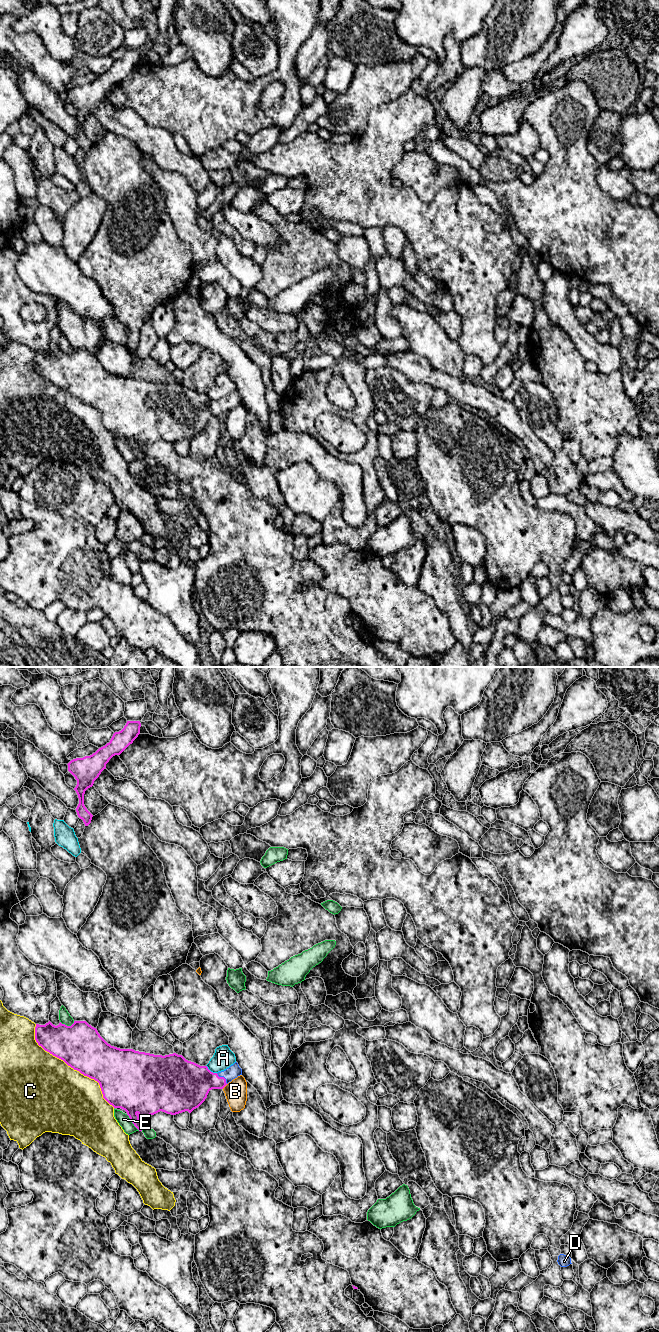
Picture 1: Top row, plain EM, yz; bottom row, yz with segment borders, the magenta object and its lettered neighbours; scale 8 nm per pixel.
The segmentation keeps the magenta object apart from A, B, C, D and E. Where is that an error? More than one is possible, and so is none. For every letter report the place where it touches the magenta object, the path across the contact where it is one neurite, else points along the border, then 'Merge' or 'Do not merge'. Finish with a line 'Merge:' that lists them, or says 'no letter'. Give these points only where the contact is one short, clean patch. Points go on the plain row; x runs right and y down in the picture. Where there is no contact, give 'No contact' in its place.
A: Touches magenta at yz (210, 399). Do not merge
B: Touches magenta at yz (224, 414). Boundary: yz (227, 412), (222, 416). Do not merge
C: Touches magenta at yz (71, 395). Do not merge
D: Touches magenta at yz (223, 405). Path across: yz (193, 410), (223, 405), (233, 399). Merge
E: Touches magenta at yz (132, 450). Do not merge
Merge: D

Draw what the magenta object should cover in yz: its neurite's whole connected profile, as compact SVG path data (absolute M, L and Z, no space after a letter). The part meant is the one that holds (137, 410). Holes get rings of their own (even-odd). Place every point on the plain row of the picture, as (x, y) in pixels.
M50 349L45 353L36 352L35 368L45 379L63 388L68 394L79 399L84 404L97 409L103 426L114 436L125 438L139 459L144 457L144 454L139 449L140 444L150 444L160 439L171 443L185 439L191 441L205 429L210 418L223 417L233 407L242 403L242 397L237 390L224 399L213 401L207 394L200 394L188 389L182 383L176 381L162 384L111 374L100 364L97 357L86 349L74 349L71 354L61 350L55 354Z

